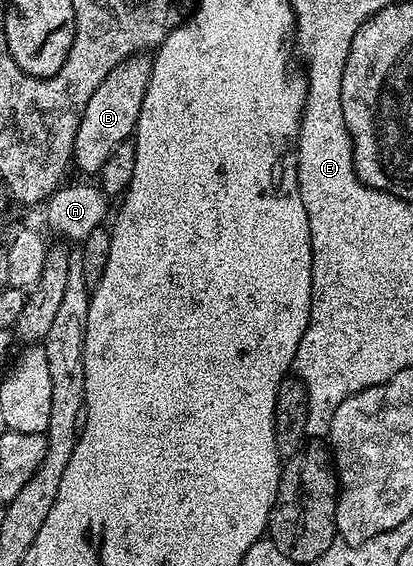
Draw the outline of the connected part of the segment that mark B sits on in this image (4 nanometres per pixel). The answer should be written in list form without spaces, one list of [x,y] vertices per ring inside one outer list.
[[[150,53],[134,54],[132,58],[117,64],[117,68],[113,68],[113,72],[109,72],[105,80],[97,84],[97,92],[93,92],[93,96],[89,96],[89,104],[85,104],[85,112],[81,116],[81,124],[71,149],[74,169],[79,169],[83,174],[98,175],[109,160],[113,148],[134,135],[135,125],[141,116],[141,104],[149,88],[152,61]]]

